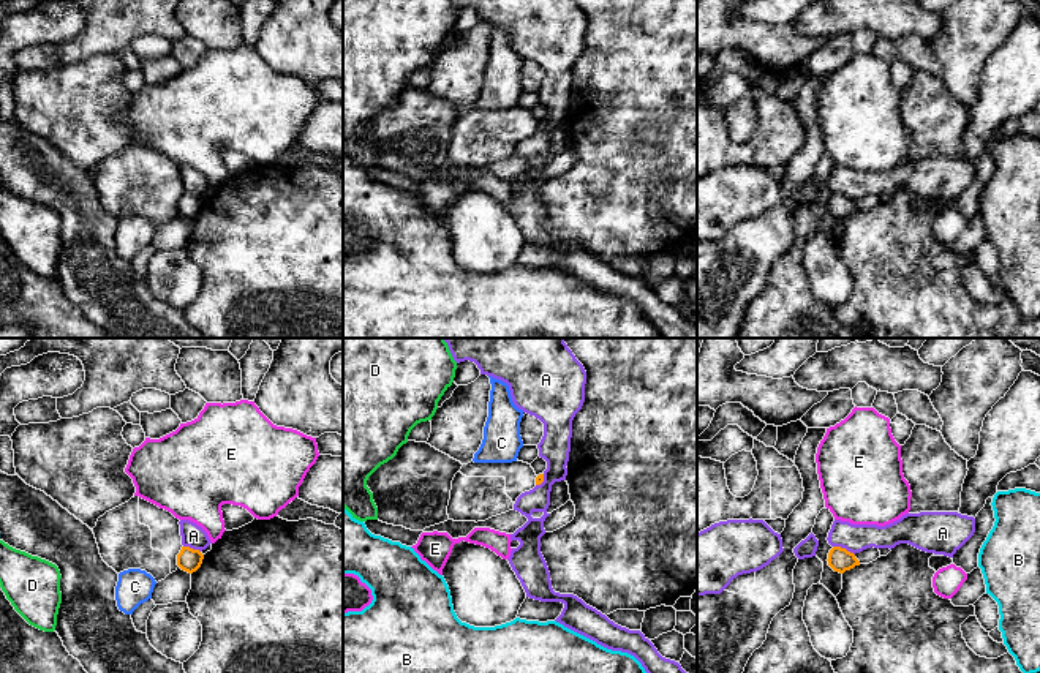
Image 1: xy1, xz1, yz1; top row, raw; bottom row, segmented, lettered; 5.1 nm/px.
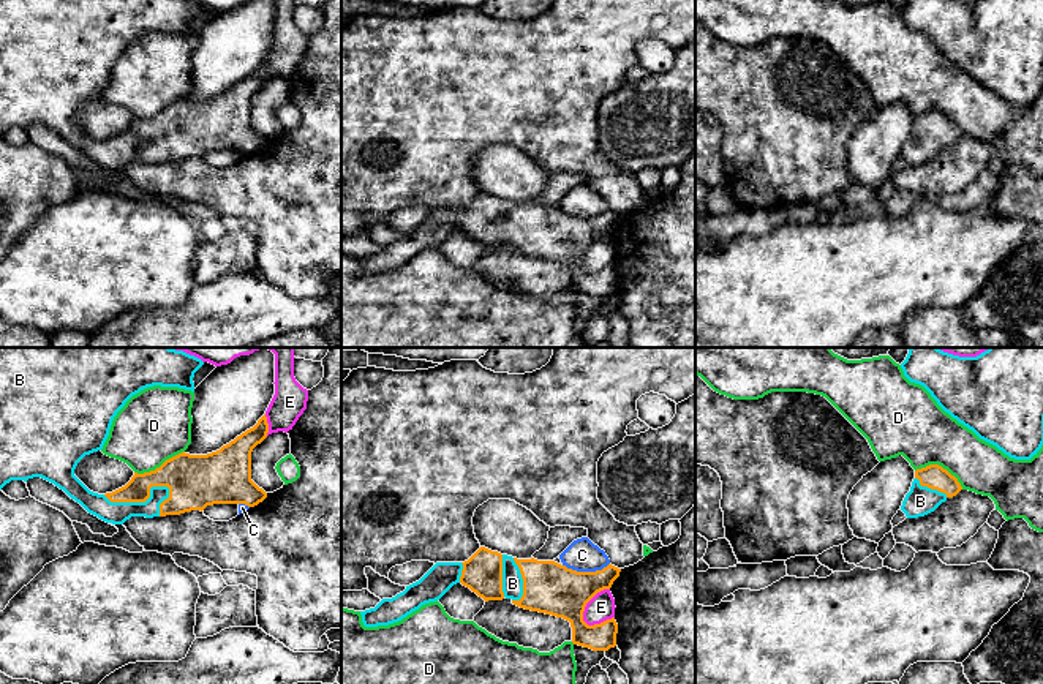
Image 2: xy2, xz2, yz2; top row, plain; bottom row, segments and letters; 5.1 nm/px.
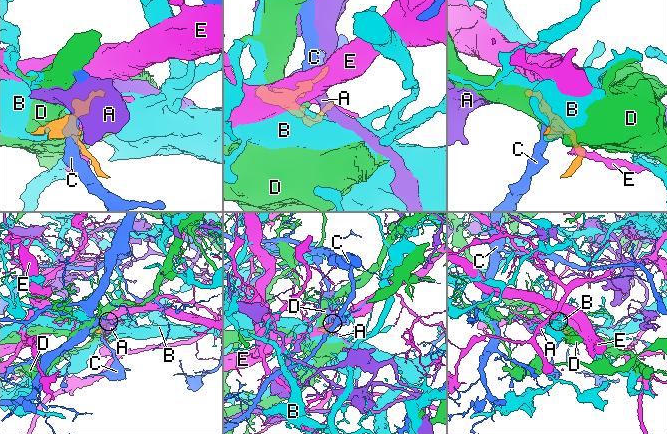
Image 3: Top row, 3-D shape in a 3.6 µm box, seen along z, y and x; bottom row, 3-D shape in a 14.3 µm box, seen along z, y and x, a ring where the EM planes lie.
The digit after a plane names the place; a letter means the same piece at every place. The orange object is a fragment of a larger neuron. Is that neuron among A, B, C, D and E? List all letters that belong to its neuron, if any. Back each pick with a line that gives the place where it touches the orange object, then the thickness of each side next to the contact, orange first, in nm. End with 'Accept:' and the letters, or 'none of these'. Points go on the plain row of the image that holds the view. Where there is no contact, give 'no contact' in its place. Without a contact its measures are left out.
B: contact xy2 (139, 147); calibres 190 and 110 nm
Accept: B

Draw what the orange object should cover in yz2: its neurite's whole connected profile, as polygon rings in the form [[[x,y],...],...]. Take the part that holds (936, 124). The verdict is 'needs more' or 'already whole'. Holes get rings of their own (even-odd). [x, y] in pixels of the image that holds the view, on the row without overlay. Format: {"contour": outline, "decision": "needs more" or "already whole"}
{"contour": [[[929,111],[915,117],[915,125],[902,147],[901,156],[907,164],[924,163],[961,136],[958,125],[947,115],[939,111]]], "decision": "needs more"}

